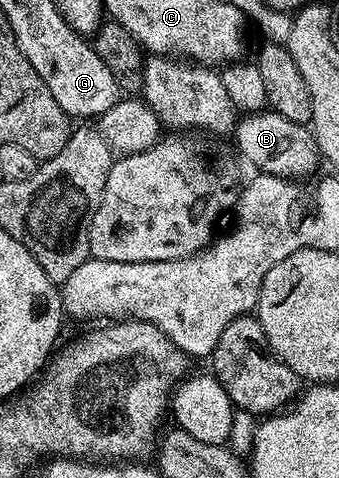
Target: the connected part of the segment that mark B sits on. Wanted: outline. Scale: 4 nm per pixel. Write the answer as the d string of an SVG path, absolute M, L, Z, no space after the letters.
M264 110L249 112L238 117L233 133L233 141L239 152L259 172L267 172L270 176L286 176L288 178L307 178L318 164L321 164L321 153L315 147L314 135L305 124L289 122L281 114Z

